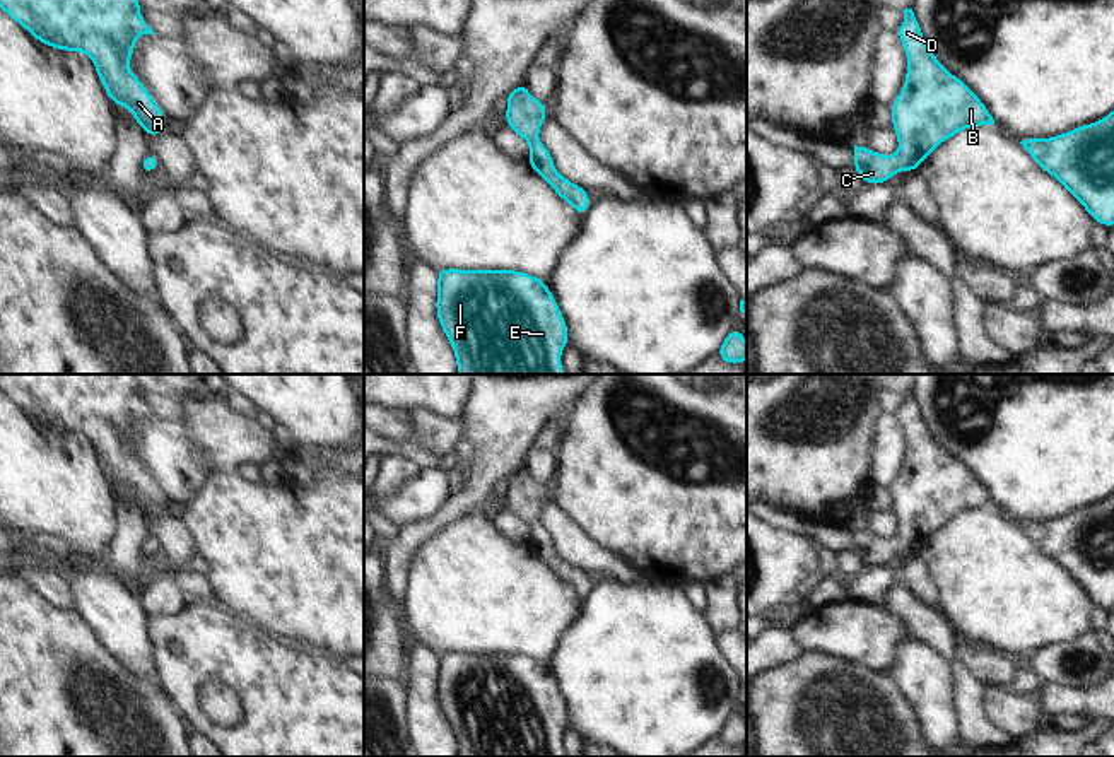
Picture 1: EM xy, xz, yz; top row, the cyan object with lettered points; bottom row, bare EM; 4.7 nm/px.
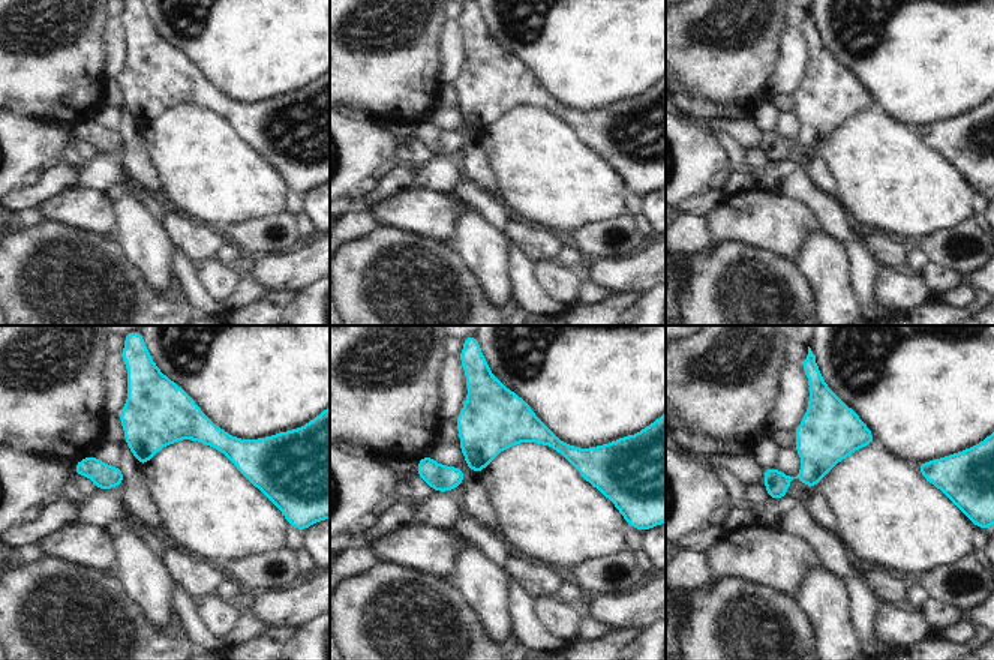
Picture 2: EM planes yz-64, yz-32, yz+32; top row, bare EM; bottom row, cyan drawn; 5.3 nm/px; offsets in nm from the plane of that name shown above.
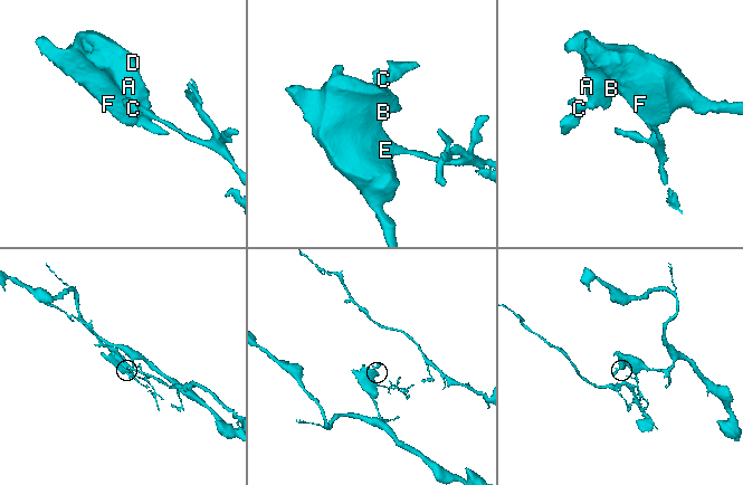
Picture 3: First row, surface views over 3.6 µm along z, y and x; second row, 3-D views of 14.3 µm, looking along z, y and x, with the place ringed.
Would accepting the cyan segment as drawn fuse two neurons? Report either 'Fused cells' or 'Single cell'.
Single cell.

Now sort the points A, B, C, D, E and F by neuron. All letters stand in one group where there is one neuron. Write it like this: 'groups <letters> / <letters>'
groups A B C D E F

